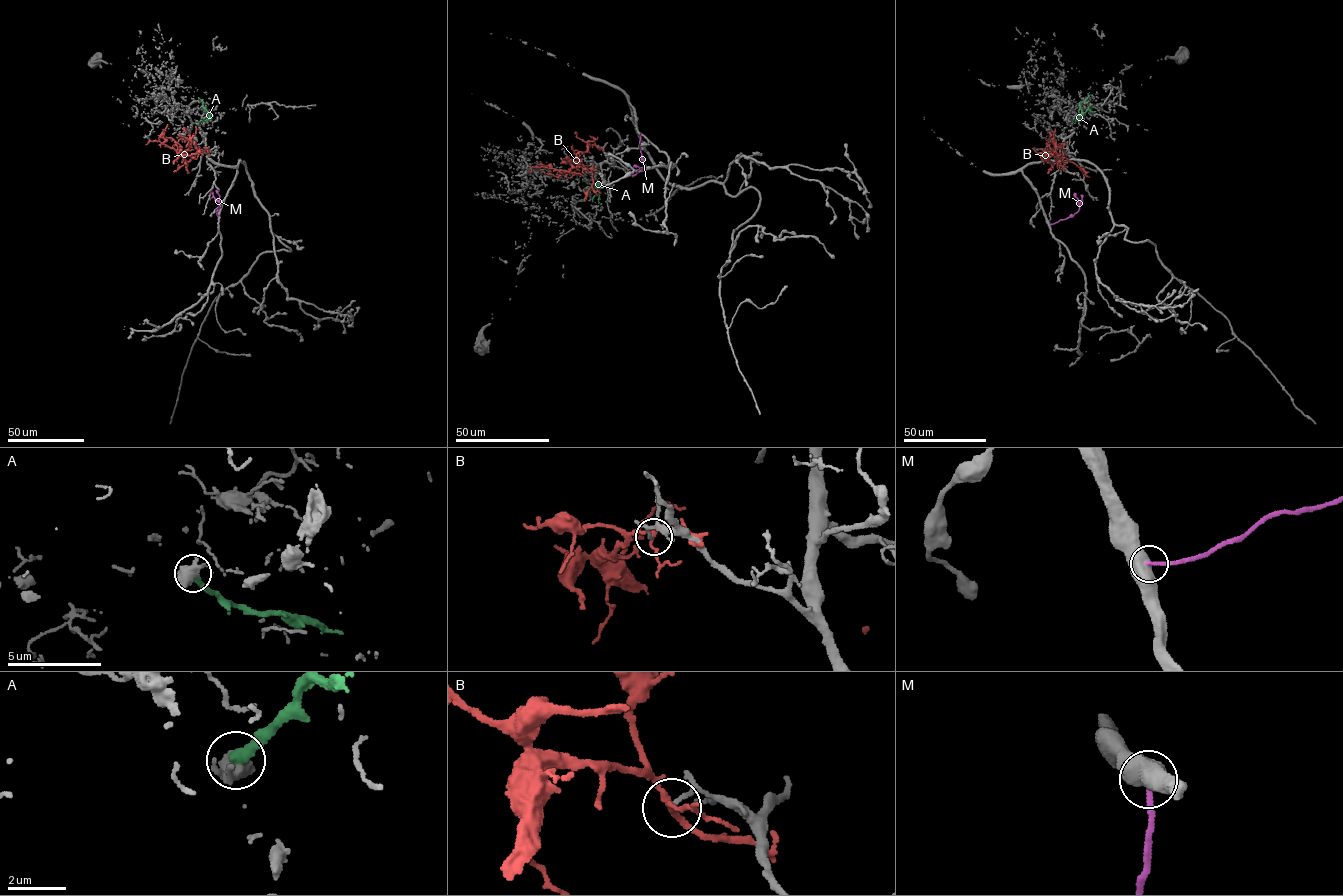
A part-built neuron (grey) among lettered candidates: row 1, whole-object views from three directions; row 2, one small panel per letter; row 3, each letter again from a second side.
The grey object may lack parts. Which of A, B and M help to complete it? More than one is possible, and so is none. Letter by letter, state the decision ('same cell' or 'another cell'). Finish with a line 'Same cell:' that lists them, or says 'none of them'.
A: another cell
B: another cell
M: another cell
Same cell: none of them

